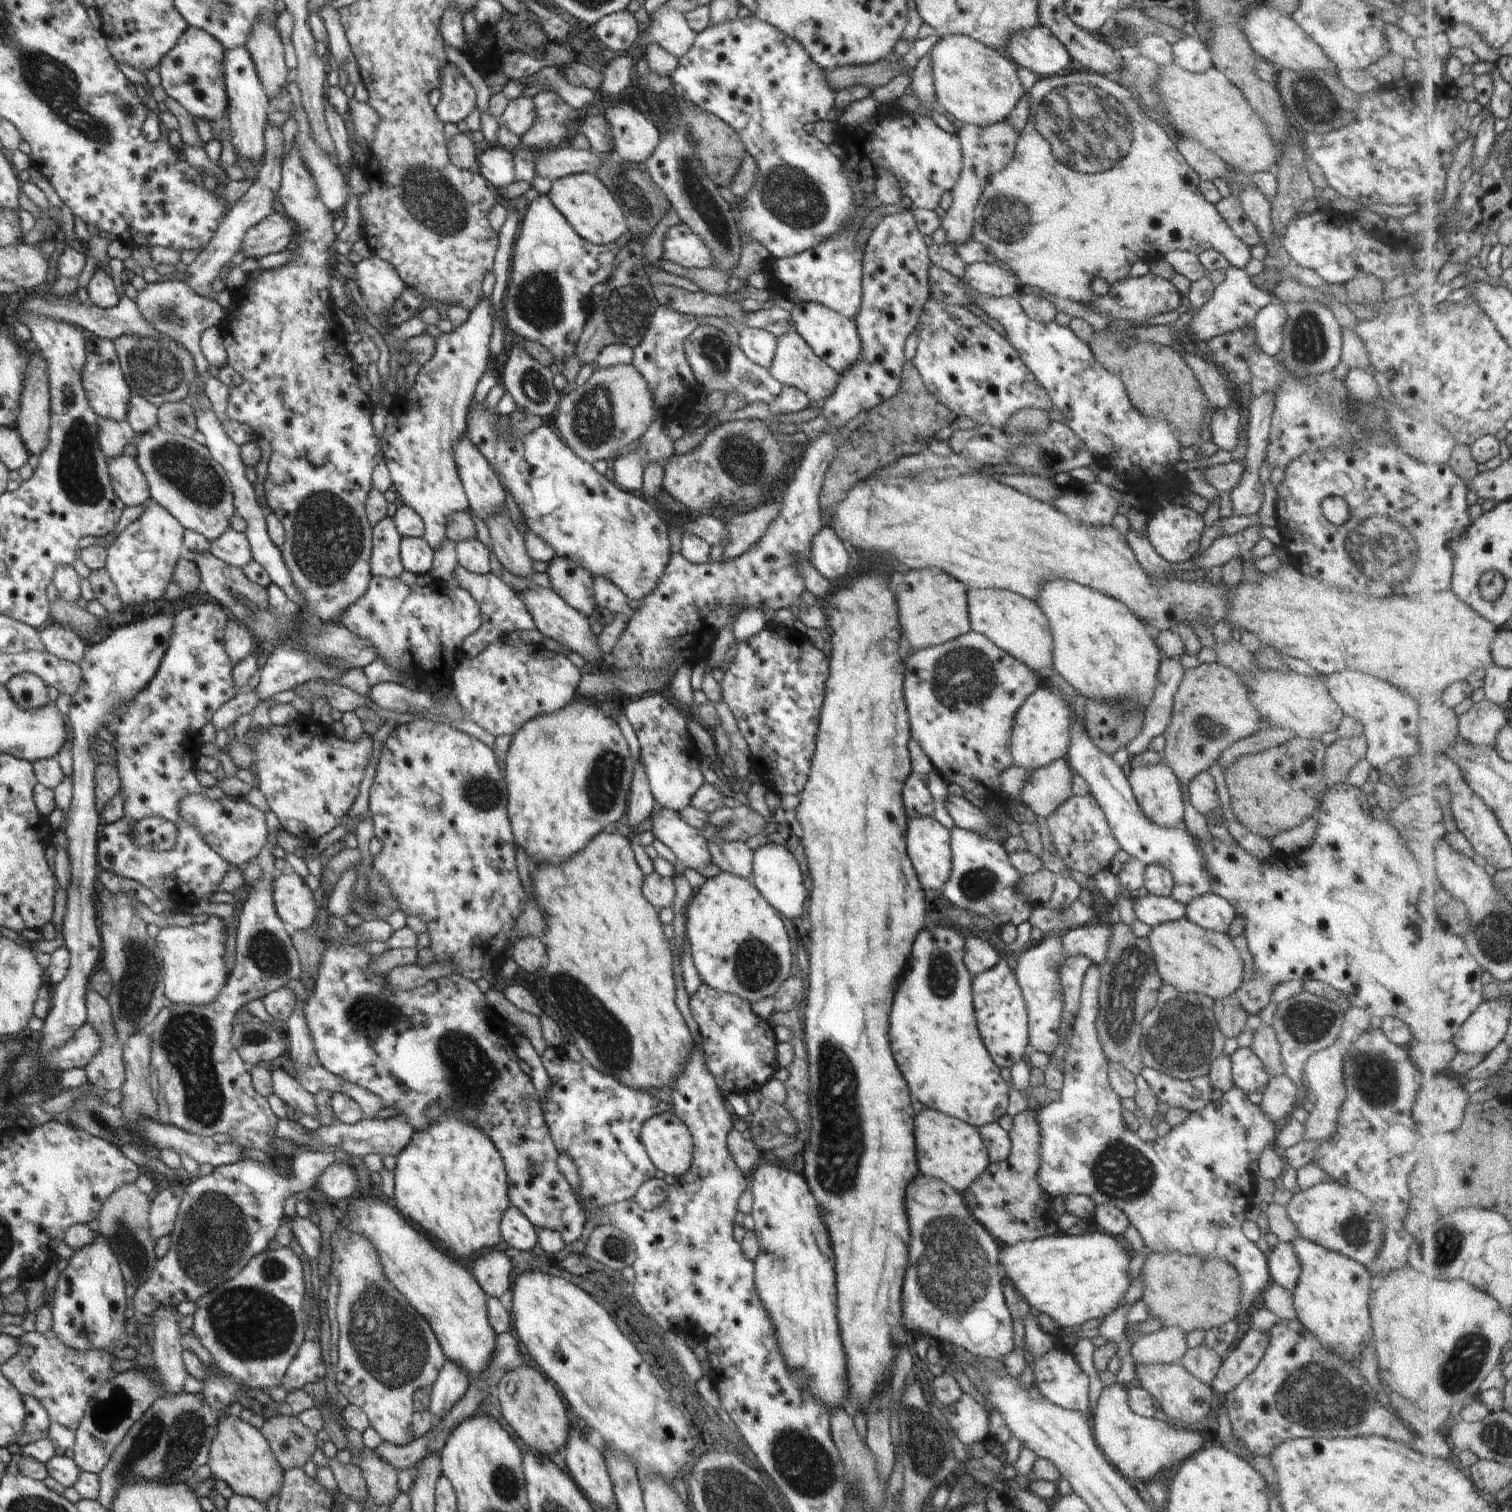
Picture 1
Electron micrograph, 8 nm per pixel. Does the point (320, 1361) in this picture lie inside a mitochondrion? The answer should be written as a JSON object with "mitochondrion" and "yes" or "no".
{"mitochondrion":"no"}

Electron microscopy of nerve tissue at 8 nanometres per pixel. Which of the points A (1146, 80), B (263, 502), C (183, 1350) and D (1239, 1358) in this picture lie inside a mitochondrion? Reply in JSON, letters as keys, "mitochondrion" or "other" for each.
{"A":"mitochondrion","B":"other","C":"other","D":"other"}

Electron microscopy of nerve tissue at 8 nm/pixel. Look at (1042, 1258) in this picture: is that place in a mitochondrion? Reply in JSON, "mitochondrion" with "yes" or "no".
{"mitochondrion":"no"}

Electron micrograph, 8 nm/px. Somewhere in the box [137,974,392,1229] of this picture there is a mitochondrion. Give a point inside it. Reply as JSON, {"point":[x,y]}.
{"point":[186,1040]}

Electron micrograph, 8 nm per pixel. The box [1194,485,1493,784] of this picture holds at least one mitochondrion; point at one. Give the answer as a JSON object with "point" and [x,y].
{"point":[1370,567]}

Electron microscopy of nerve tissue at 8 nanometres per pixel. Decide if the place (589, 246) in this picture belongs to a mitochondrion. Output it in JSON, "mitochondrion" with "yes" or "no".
{"mitochondrion":"no"}

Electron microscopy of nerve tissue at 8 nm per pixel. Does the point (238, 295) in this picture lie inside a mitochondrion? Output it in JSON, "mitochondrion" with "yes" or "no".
{"mitochondrion":"no"}

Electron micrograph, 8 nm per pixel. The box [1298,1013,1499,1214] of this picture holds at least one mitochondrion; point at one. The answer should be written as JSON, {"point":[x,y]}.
{"point":[1375,1075]}

